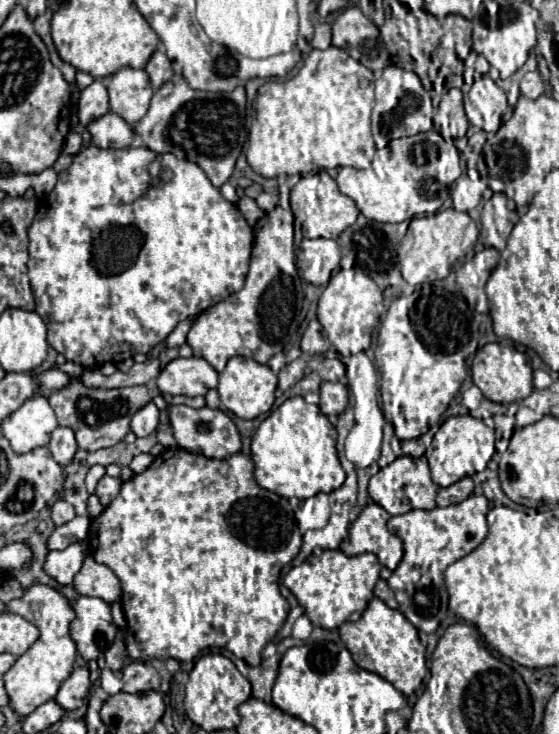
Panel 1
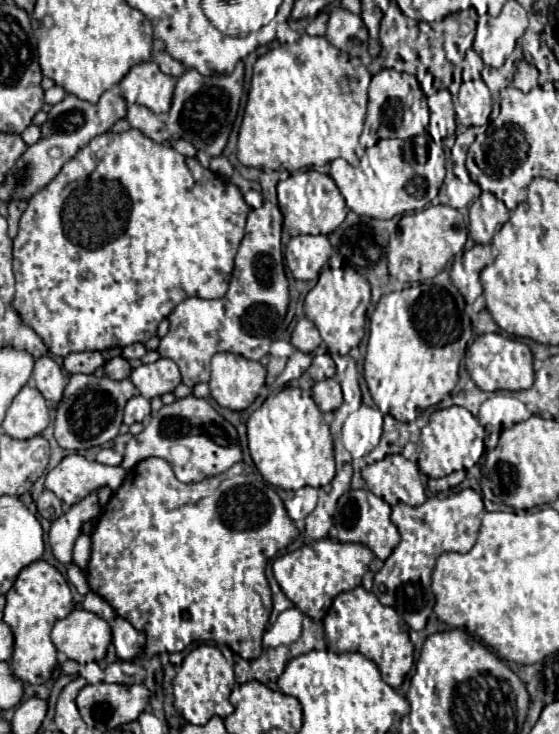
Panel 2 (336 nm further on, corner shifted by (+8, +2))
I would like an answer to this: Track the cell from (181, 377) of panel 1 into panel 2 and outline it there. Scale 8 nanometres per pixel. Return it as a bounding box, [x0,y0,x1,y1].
[130,358,182,400]

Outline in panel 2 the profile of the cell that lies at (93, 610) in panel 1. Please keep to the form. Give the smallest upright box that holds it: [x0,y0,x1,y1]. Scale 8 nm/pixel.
[52,610,112,664]

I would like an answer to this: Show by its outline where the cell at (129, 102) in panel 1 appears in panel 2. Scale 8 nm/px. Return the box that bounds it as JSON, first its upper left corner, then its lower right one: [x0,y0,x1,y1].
[118,62,174,114]

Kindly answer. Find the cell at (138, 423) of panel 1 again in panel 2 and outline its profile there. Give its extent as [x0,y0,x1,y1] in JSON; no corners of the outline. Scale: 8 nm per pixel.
[124,396,150,424]

